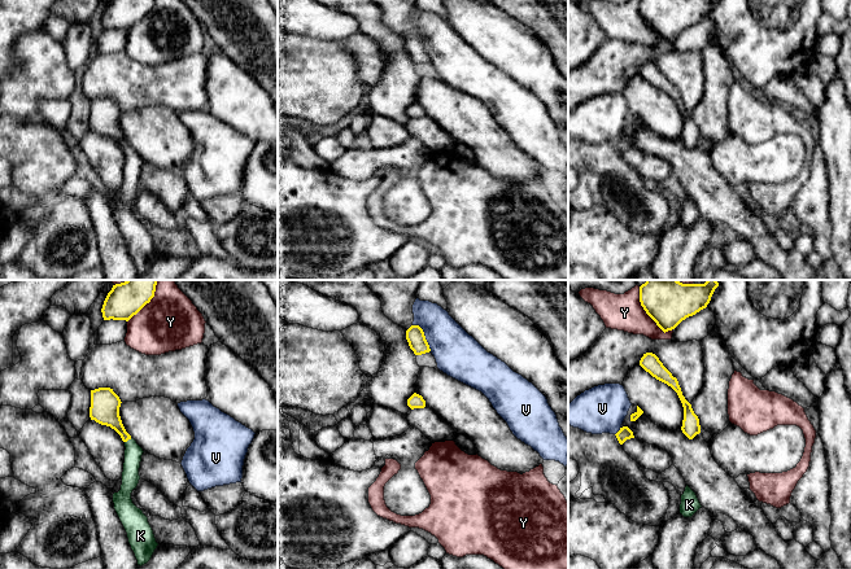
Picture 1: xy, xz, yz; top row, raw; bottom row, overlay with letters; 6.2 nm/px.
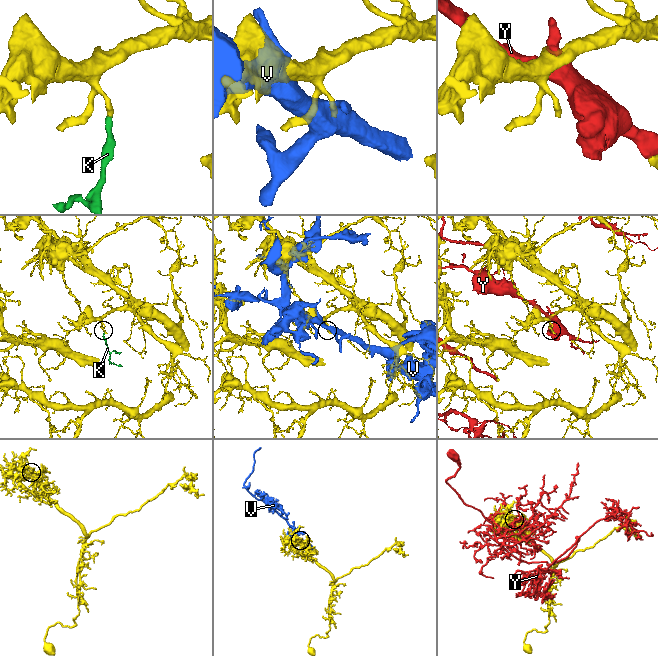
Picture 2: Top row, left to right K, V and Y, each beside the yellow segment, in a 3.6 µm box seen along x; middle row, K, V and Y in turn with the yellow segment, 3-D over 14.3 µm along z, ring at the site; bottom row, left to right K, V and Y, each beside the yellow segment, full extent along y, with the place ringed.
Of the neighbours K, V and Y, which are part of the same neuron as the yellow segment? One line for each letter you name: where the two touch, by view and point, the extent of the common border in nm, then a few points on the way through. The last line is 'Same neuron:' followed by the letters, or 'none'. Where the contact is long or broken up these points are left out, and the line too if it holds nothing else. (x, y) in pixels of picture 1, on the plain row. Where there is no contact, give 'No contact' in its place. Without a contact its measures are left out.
K: Touches yellow at xy (127, 149). Shared border 50 nm. Path across: xy (104, 118), (127, 149), (132, 163)
Same neuron: K

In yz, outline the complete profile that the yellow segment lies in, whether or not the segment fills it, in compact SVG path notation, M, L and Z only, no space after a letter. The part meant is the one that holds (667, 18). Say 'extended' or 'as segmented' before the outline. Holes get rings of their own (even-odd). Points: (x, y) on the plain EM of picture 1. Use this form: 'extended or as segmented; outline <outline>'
as segmented; outline M640 0L646 23L665 43L706 18L715 0Z

